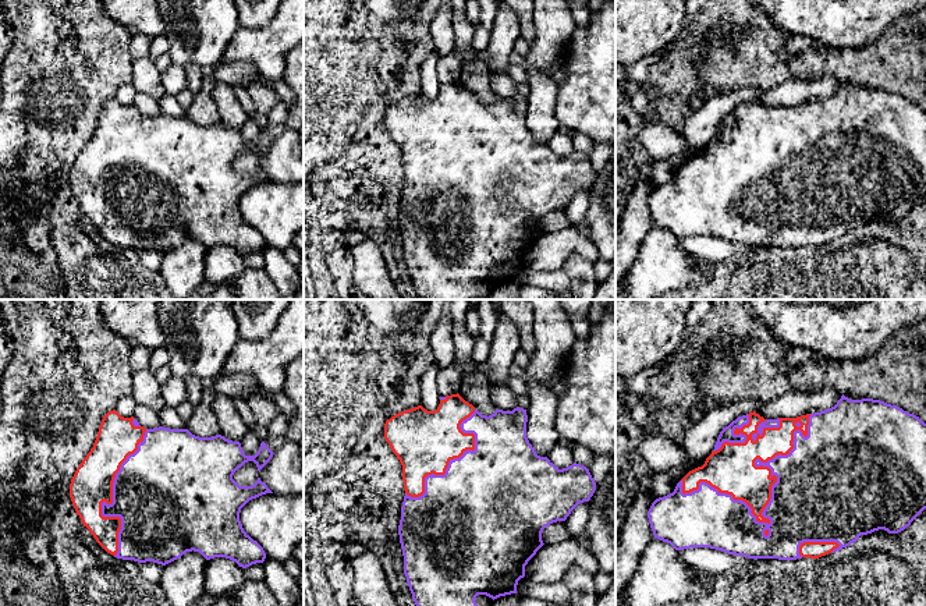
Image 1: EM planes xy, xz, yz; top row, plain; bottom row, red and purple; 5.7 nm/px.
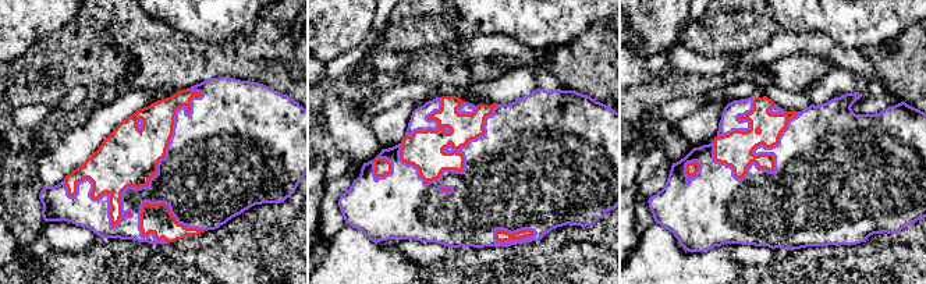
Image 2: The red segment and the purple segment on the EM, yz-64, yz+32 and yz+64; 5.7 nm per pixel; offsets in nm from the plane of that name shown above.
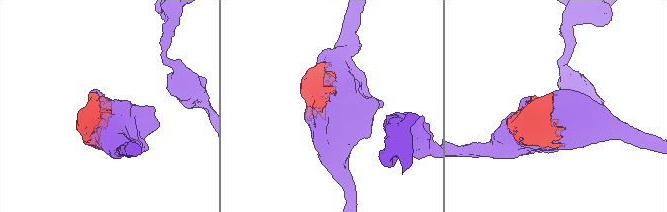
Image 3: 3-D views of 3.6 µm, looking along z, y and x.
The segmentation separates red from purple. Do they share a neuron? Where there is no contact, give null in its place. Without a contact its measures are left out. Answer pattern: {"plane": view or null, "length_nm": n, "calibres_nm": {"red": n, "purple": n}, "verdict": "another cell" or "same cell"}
{"plane": "yz", "length_nm": 850, "calibres_nm": {"red": 240, "purple": 480}, "verdict": "same cell"}

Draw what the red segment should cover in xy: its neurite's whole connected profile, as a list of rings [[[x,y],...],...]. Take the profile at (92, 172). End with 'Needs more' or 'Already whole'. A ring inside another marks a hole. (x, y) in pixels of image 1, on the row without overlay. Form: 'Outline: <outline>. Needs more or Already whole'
Outline: [[[113,98],[103,104],[93,135],[71,167],[70,185],[84,215],[107,241],[117,247],[166,254],[194,238],[206,248],[226,245],[246,256],[263,251],[266,241],[244,219],[240,209],[241,196],[249,188],[273,180],[260,166],[252,174],[240,174],[233,163],[248,149],[253,149],[260,160],[273,142],[265,130],[255,143],[245,143],[240,130],[228,128],[221,123],[199,125],[188,117],[163,114],[146,117],[134,104],[124,106]]]. Needs more

